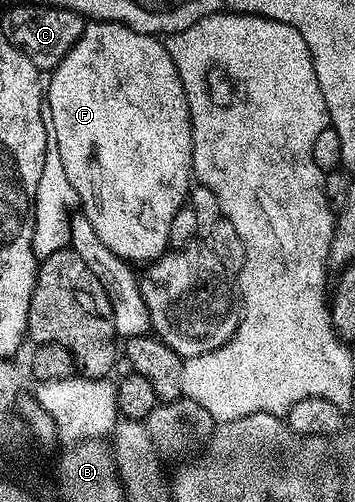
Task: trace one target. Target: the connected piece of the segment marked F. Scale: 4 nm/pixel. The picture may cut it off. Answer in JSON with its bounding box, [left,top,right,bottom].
[46,21,194,264]

